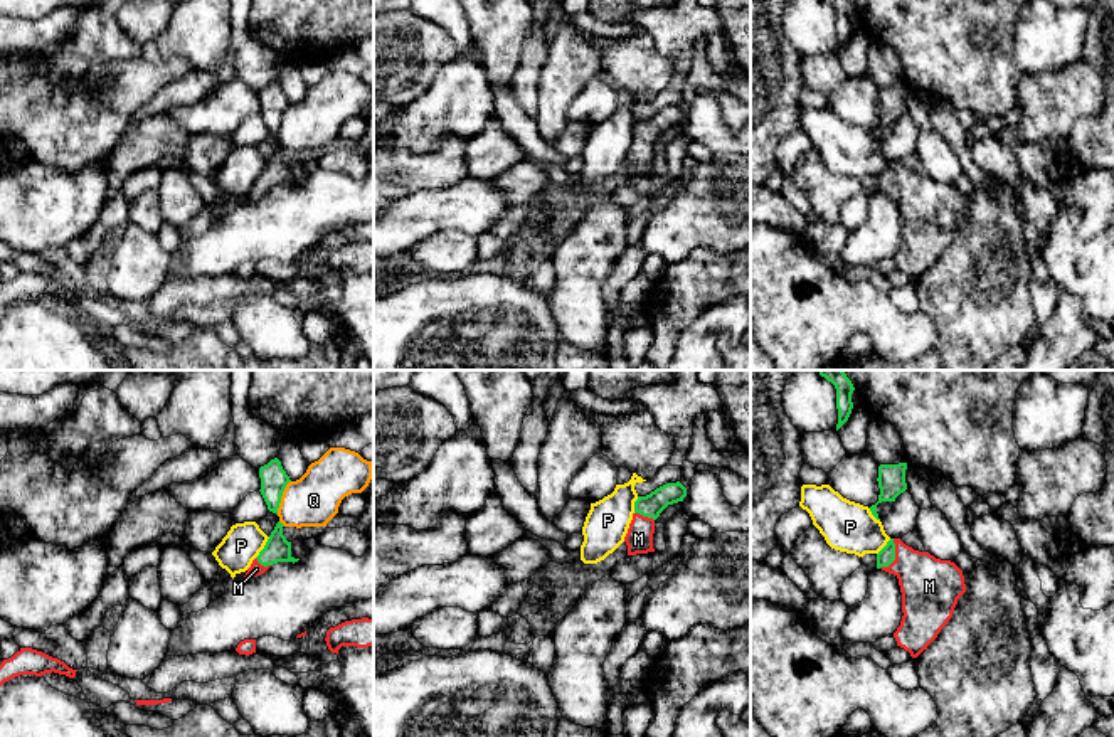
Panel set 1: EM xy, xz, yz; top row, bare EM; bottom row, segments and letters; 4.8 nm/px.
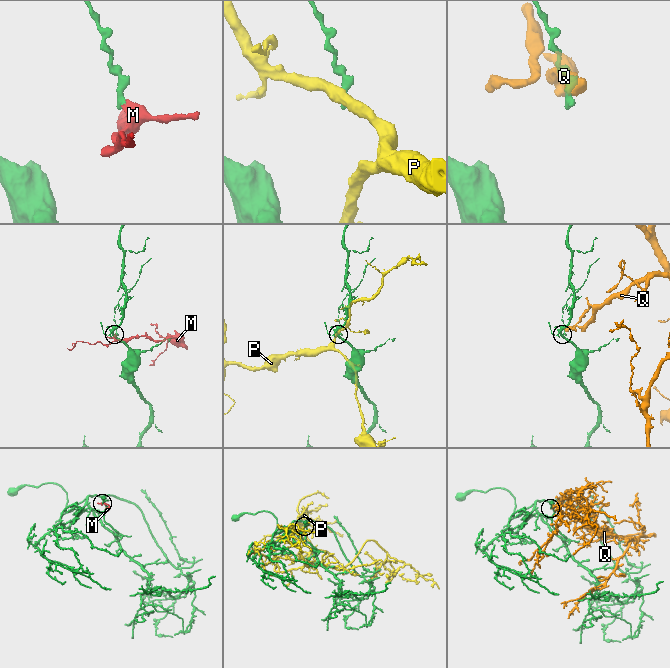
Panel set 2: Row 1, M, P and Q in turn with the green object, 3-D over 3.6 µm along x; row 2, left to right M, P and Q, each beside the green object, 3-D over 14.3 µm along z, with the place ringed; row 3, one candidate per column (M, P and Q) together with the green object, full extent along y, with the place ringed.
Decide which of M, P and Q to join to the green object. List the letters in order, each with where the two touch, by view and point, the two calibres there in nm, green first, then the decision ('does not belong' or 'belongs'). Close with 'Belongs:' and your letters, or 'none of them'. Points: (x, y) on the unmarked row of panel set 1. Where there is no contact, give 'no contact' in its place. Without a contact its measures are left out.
M: meets green in yz at (894, 180); 80 nm thick on the green side, 280 nm on the other; belongs
P: meets green in xy at (265, 170); 120 nm thick on the green side, 180 nm on the other; does not belong
Q: meets green in xy at (281, 118); 130 nm thick on the green side, 240 nm on the other; does not belong
Belongs: M

